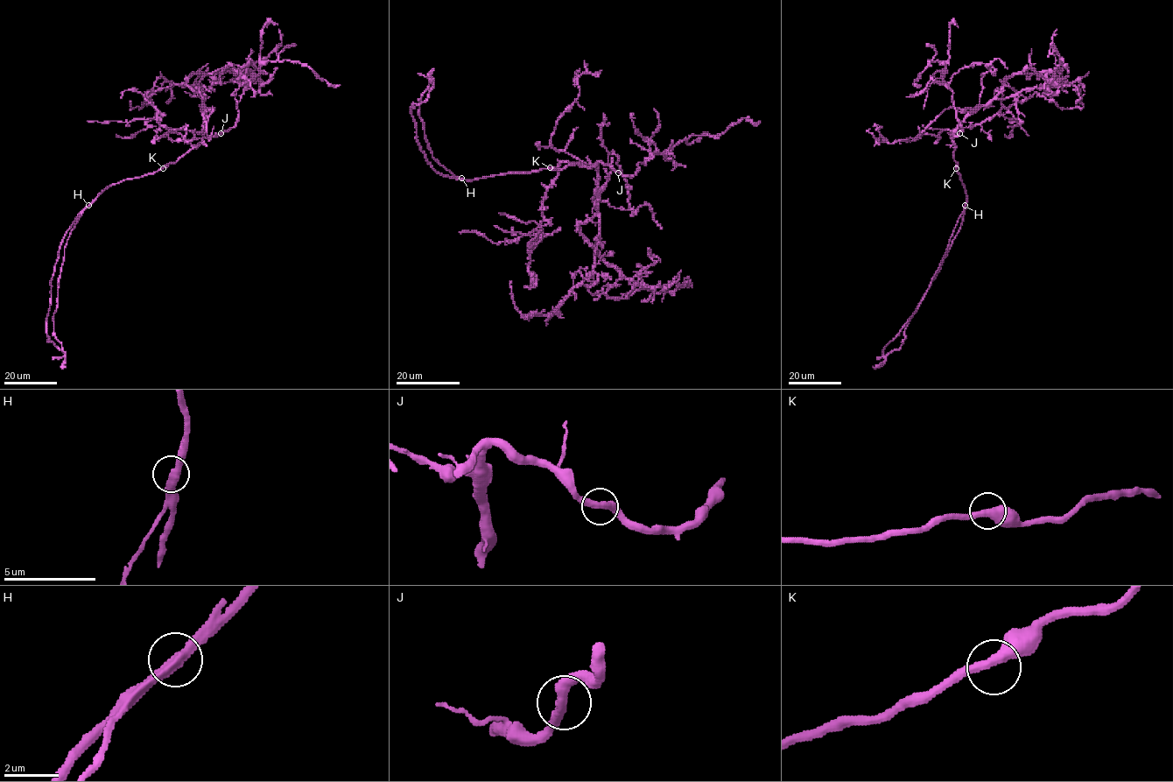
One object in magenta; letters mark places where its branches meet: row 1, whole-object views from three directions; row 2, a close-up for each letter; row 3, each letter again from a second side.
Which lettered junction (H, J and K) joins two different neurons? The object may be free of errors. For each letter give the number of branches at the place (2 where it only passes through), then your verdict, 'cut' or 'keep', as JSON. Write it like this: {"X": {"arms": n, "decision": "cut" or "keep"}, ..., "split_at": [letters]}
{"H": {"arms": 2, "decision": "cut"}, "J": {"arms": 2, "decision": "keep"}, "K": {"arms": 2, "decision": "keep"}, "split_at": ["H"]}

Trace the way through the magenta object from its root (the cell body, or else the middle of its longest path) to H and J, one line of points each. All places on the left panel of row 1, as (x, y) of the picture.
H: (163, 167), (140, 177), (110, 185), (88, 205)
J: (163, 167), (175, 163), (204, 138), (221, 133)

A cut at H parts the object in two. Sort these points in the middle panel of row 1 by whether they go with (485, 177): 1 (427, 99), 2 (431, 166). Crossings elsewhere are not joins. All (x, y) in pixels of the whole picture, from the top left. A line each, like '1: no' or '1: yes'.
1: yes
2: yes

